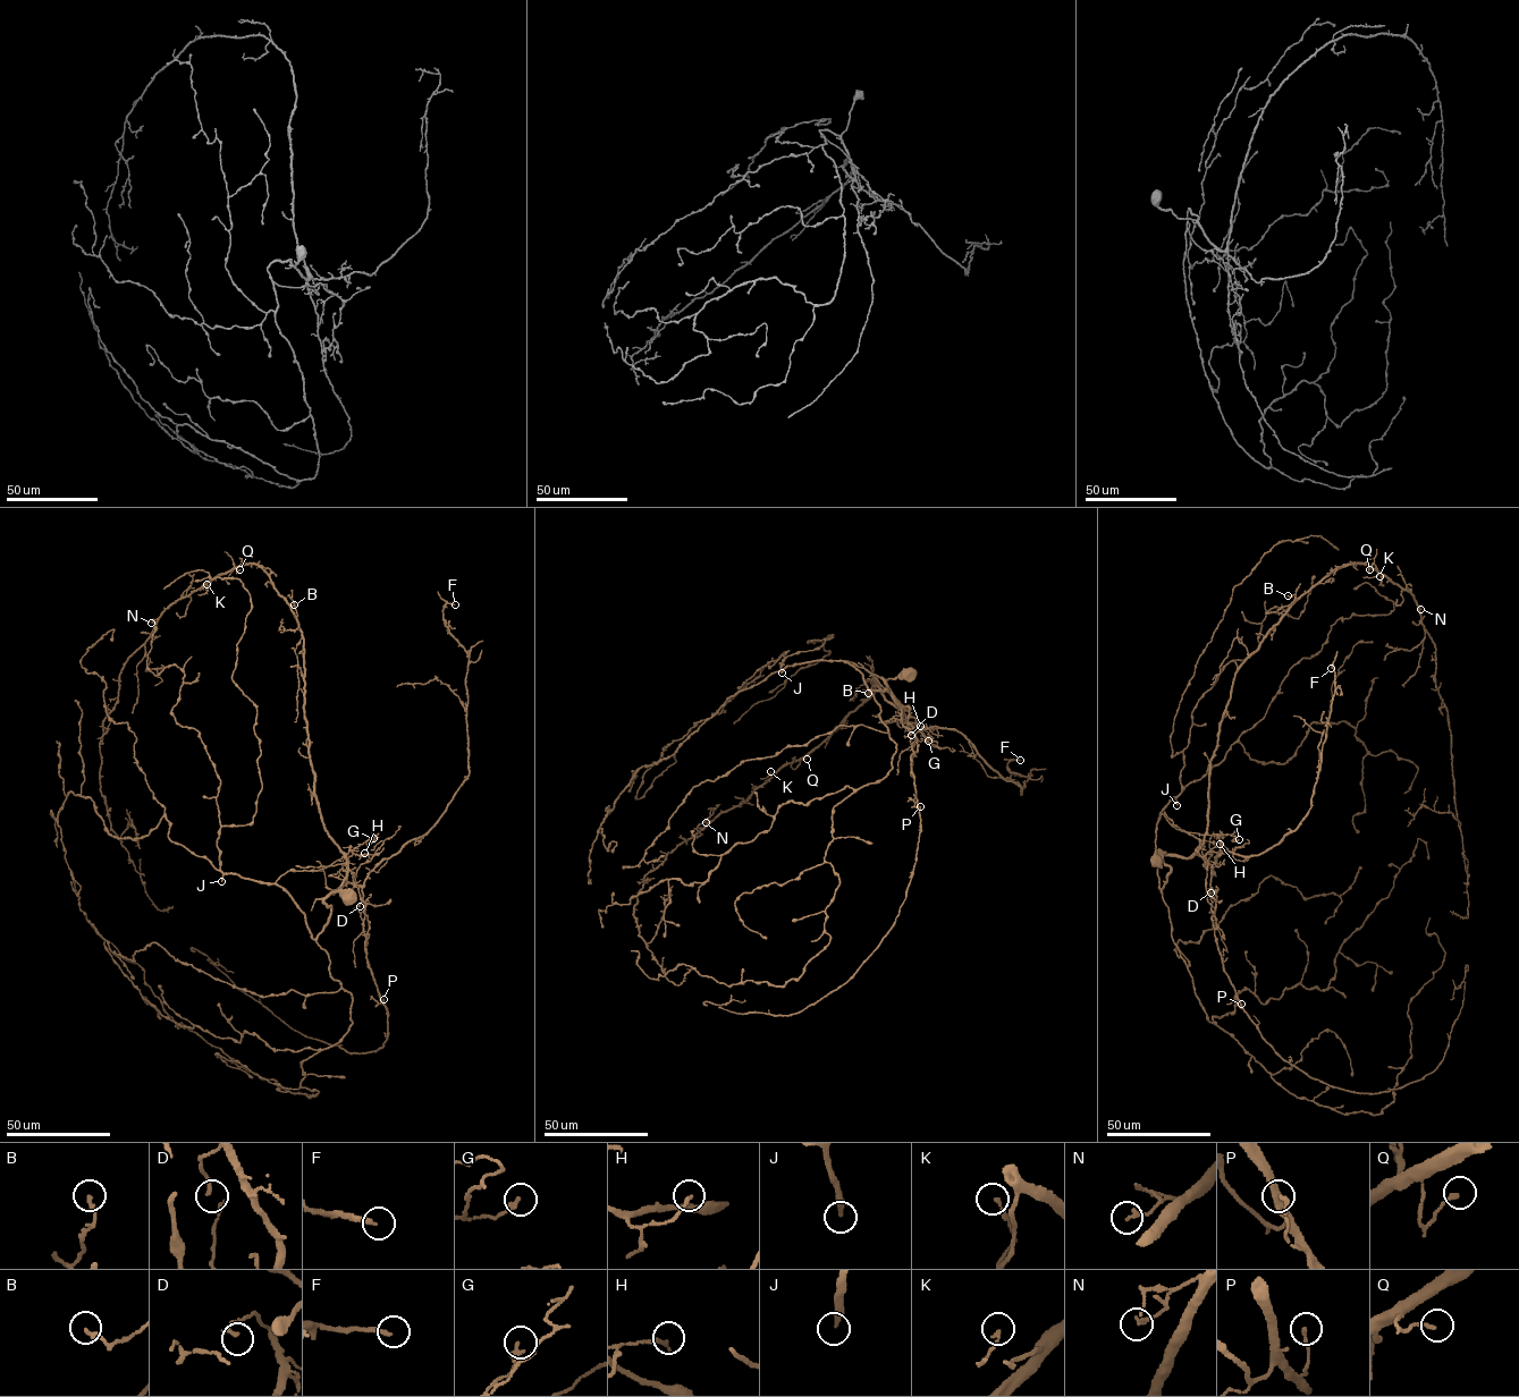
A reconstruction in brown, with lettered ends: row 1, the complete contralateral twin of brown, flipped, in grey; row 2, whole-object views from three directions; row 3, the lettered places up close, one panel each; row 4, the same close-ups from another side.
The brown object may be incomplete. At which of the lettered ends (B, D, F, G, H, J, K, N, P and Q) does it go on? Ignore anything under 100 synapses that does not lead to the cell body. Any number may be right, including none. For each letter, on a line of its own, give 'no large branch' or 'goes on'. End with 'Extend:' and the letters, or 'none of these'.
B: no large branch
D: no large branch
F: no large branch
G: no large branch
H: no large branch
J: goes on
K: no large branch
N: no large branch
P: no large branch
Q: no large branch
Extend: J

